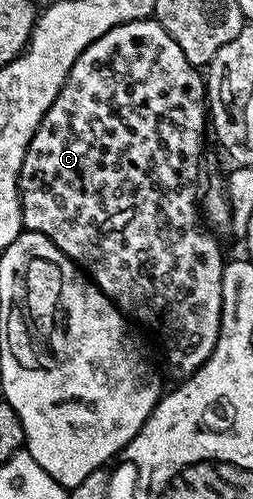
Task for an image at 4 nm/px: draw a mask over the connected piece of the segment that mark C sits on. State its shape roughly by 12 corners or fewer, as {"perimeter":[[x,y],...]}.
{"perimeter":[[156,18],[77,58],[23,157],[43,233],[180,381],[223,305],[207,83]]}

